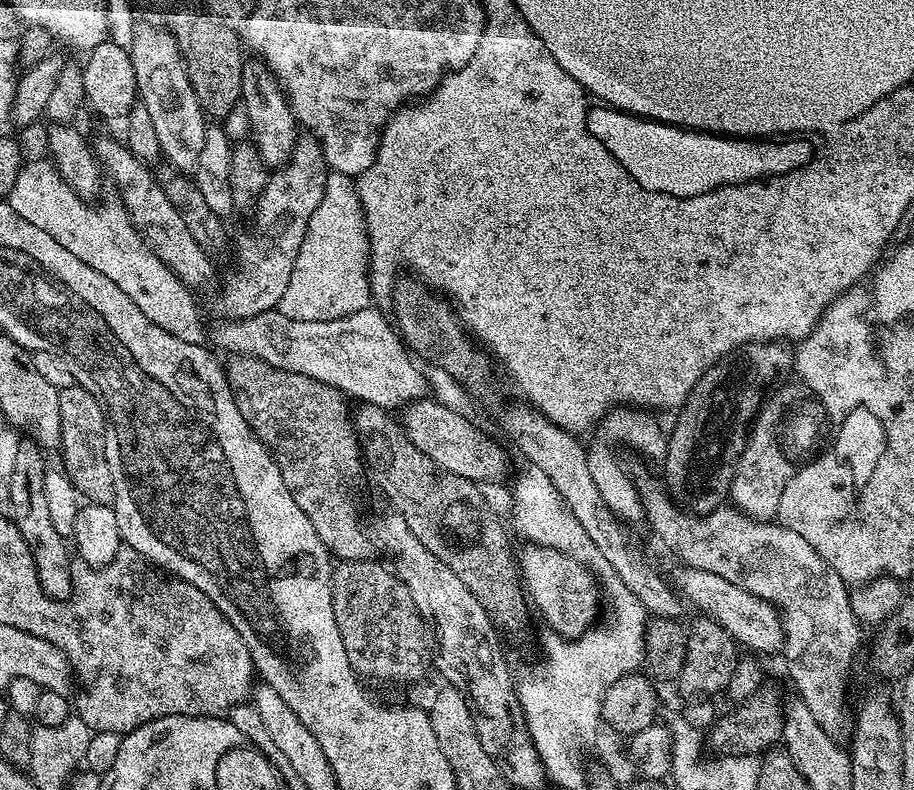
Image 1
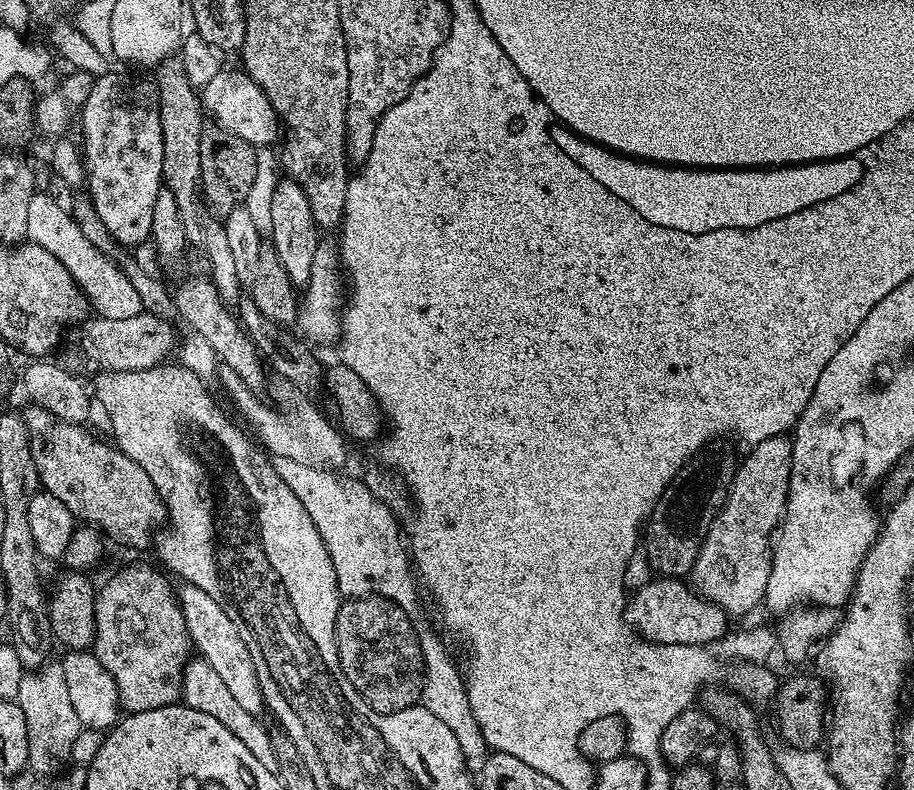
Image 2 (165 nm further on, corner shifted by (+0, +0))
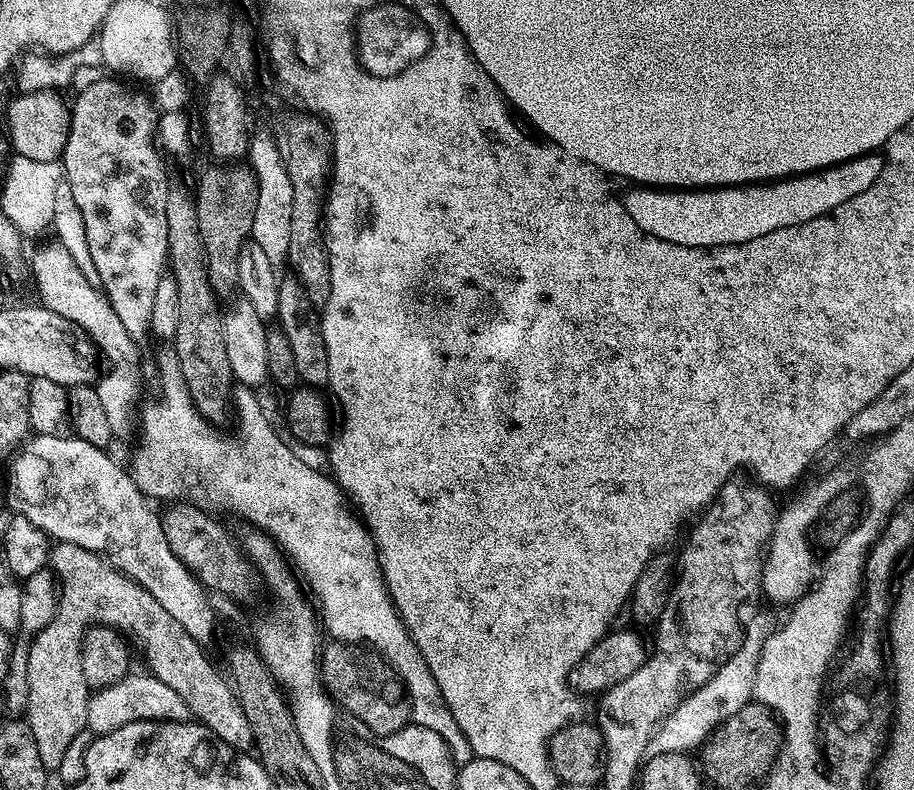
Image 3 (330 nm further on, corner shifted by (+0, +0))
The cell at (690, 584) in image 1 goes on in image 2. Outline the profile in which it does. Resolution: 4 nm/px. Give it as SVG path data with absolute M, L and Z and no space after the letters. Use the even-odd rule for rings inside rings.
M653 578L646 586L633 591L627 597L624 623L635 635L652 644L712 646L715 640L723 641L729 635L730 617L727 612L720 609L719 604L704 599L683 579Z

